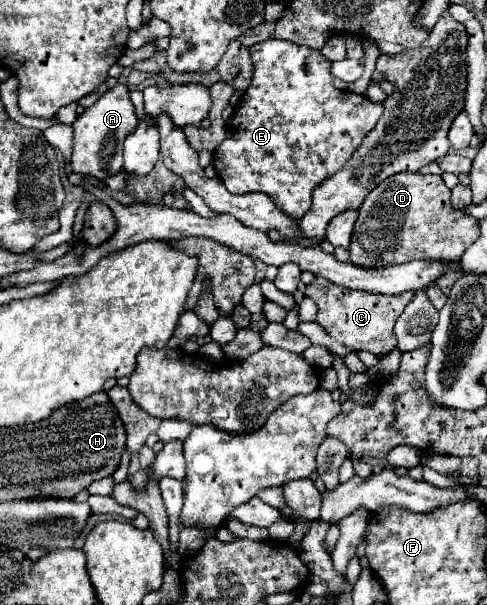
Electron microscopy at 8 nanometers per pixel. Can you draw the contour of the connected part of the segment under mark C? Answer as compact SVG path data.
M320 275L314 277L314 281L306 287L304 295L316 301L318 305L316 321L328 331L332 339L336 339L338 343L350 349L370 351L376 355L386 355L396 347L396 337L394 337L392 327L396 319L402 315L404 307L414 297L412 291L406 291L400 295L376 295L376 293L358 291L358 289L346 289Z

